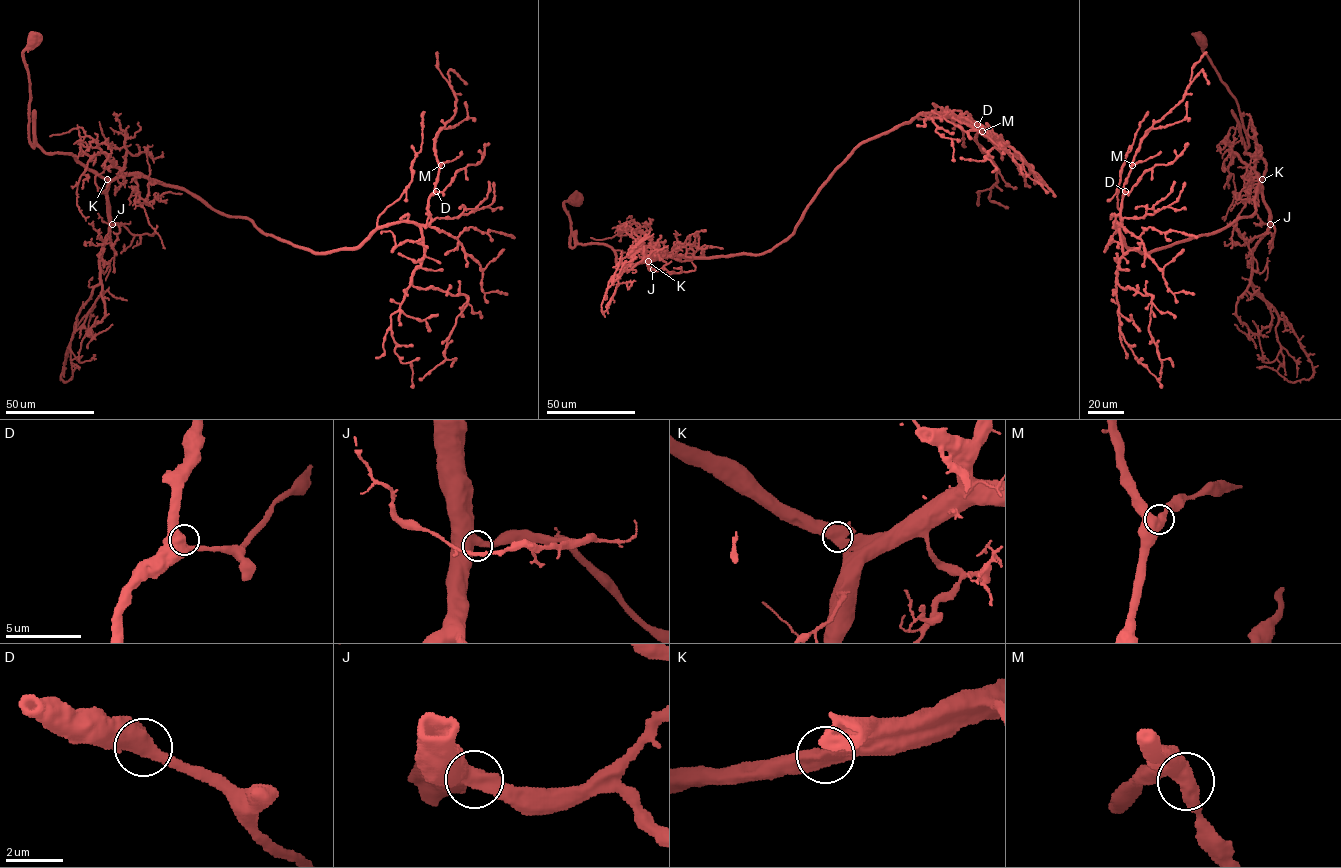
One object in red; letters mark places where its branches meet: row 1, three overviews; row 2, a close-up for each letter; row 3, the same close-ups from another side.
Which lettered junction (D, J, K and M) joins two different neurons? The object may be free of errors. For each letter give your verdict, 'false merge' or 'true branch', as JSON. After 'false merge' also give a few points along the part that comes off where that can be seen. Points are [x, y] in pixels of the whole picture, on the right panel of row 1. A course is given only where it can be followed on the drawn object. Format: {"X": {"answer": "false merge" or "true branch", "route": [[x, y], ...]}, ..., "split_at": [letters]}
{"D": {"answer": "true branch"}, "J": {"answer": "true branch"}, "K": {"answer": "true branch"}, "M": {"answer": "true branch"}, "split_at": []}

